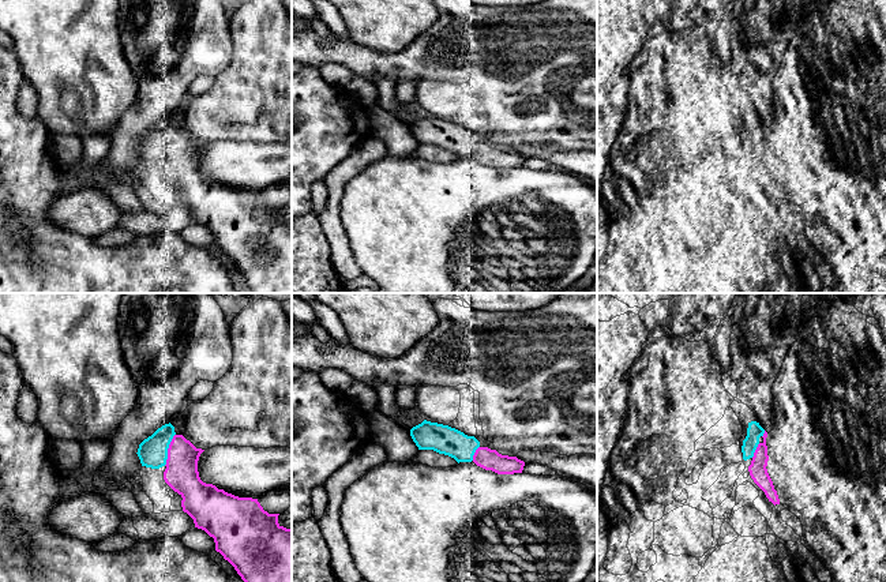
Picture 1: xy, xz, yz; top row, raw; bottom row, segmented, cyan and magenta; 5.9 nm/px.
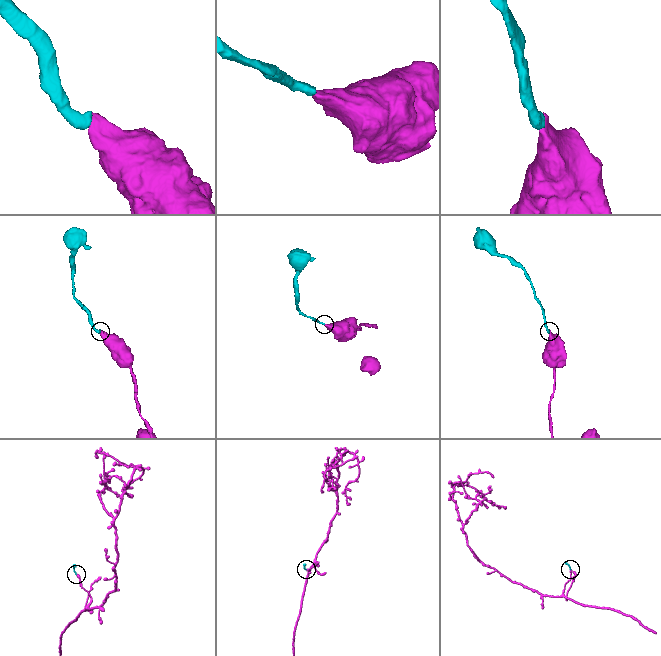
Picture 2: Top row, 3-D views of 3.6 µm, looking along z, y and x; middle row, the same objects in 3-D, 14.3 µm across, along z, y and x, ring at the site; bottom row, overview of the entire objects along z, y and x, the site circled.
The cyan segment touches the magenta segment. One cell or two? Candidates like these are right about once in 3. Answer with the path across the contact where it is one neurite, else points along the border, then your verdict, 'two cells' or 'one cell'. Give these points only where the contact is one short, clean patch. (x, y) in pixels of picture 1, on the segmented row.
one cell

